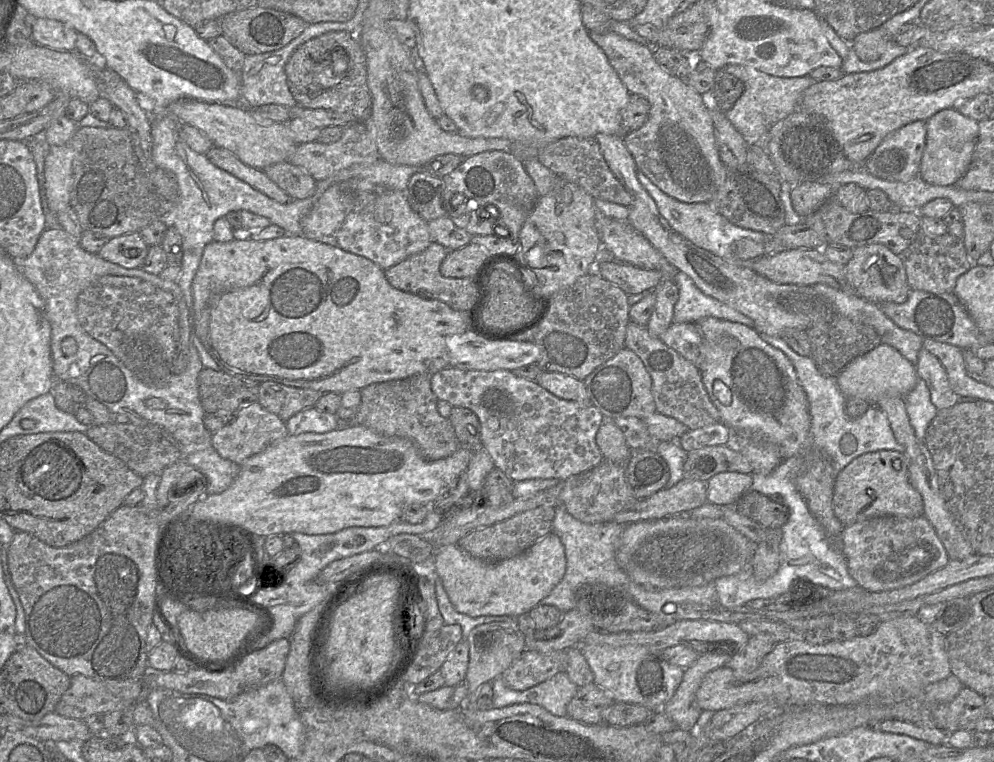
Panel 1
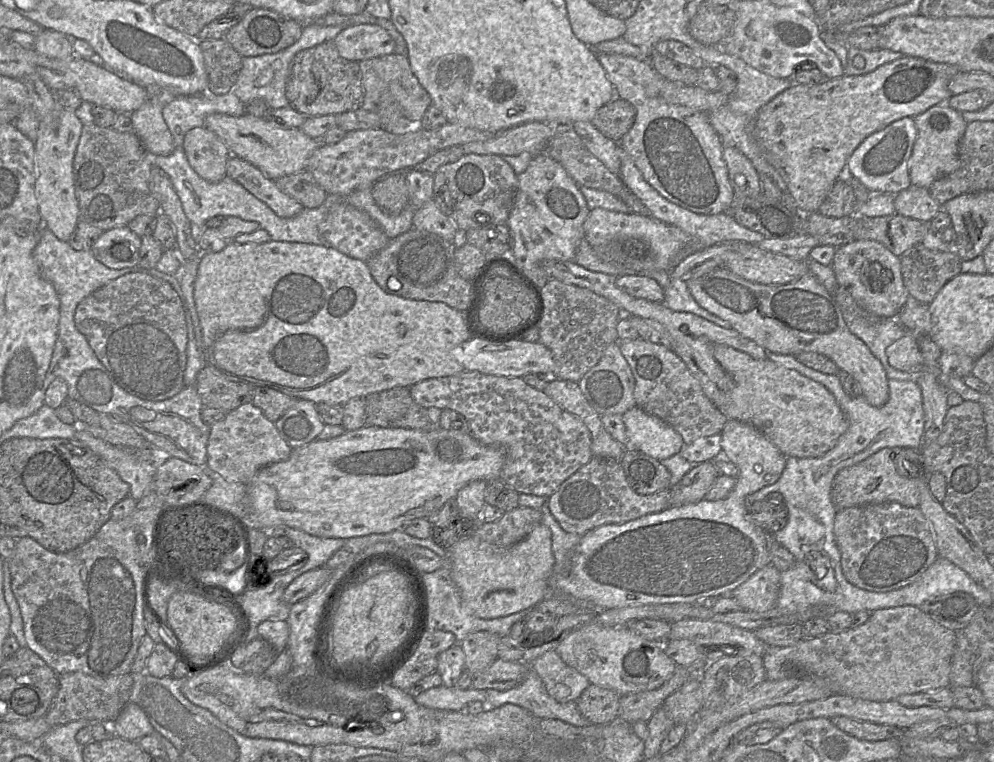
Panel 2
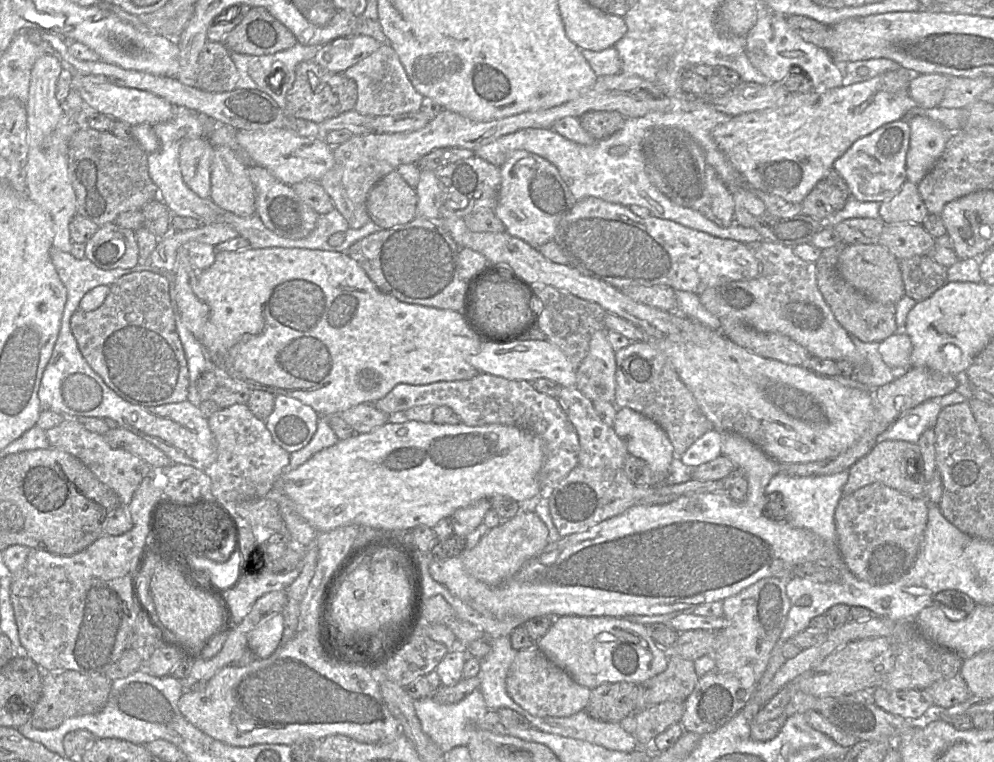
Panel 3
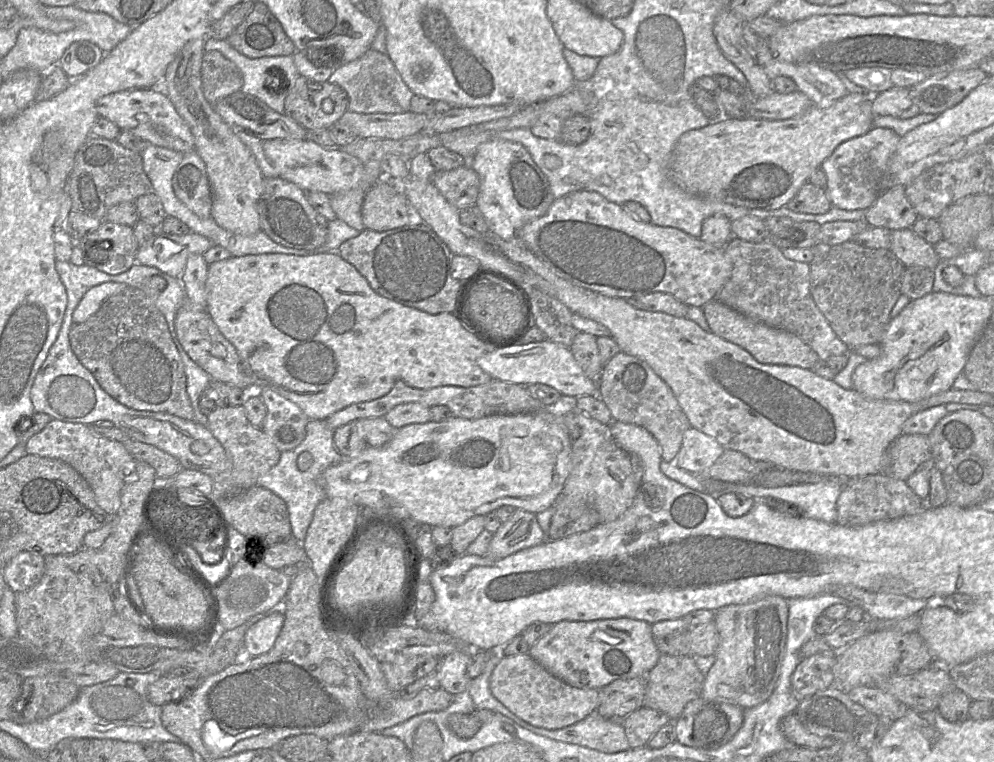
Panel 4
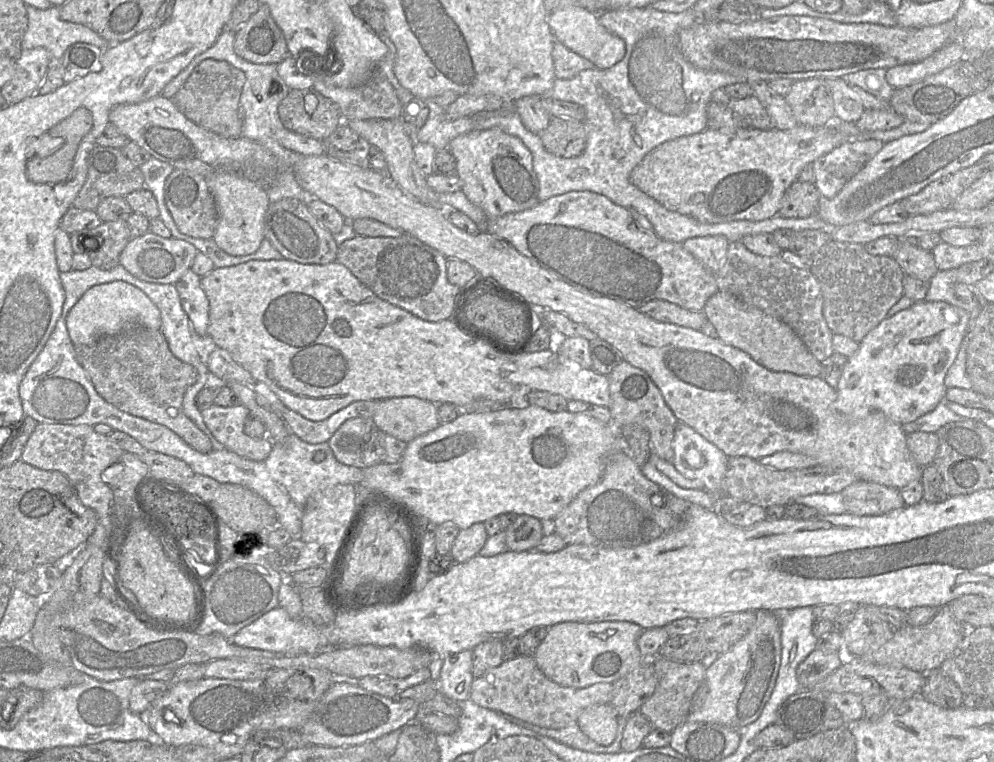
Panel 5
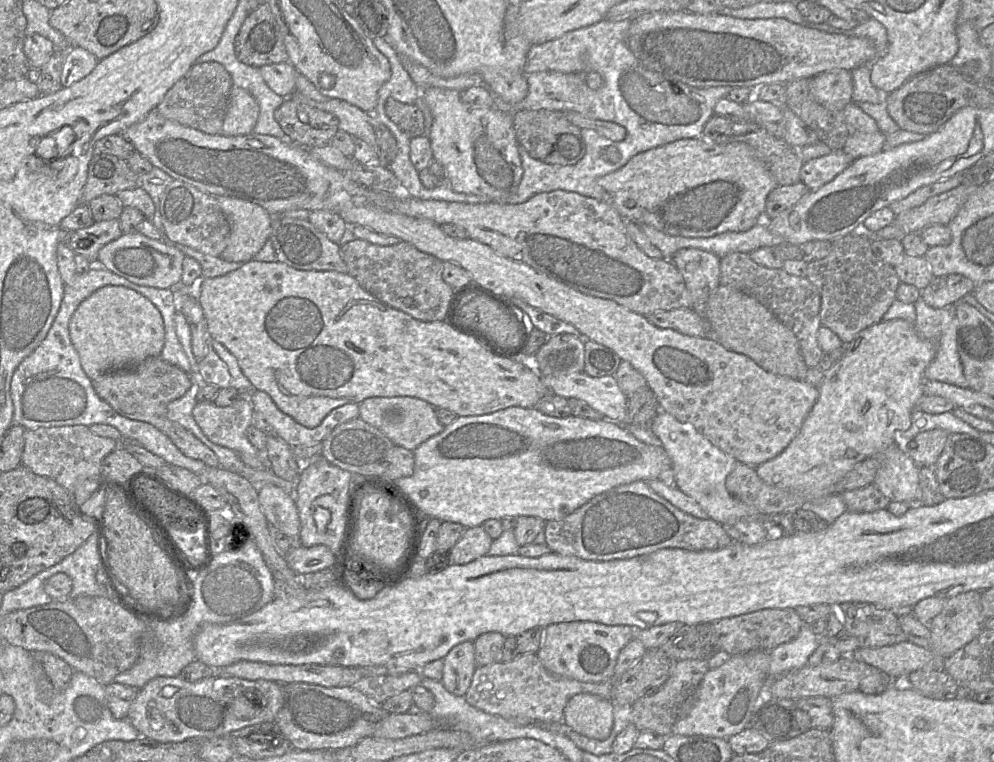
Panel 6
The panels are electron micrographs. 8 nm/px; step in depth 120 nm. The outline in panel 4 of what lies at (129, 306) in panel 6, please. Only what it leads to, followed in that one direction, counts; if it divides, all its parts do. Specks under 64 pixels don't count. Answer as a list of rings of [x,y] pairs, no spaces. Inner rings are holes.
[[[105,282],[89,289],[72,314],[73,324],[85,322],[99,310],[107,298],[122,292],[127,287],[125,283]]]

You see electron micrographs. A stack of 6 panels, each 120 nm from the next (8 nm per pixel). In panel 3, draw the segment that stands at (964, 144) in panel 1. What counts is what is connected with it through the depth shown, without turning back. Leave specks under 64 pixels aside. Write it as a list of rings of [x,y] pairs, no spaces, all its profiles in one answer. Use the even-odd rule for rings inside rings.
[[[924,116],[909,120],[911,137],[906,159],[906,178],[918,185],[941,157],[953,132]]]

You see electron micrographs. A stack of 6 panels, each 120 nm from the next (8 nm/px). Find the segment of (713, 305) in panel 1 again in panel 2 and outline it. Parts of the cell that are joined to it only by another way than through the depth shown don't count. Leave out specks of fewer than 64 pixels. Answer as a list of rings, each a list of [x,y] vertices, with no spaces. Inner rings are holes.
[[[668,271],[640,272],[655,279],[664,289],[663,304],[677,312],[688,312],[700,316],[720,327],[730,329],[730,324],[702,308],[693,298],[684,279],[671,279]]]

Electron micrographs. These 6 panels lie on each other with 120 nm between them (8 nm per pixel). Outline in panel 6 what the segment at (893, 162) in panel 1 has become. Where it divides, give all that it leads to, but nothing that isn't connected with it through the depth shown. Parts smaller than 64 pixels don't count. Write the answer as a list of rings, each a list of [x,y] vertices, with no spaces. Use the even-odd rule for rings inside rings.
[[[842,149],[833,150],[829,154],[812,158],[804,162],[800,171],[800,181],[809,190],[816,190],[833,180],[844,171],[854,159]]]

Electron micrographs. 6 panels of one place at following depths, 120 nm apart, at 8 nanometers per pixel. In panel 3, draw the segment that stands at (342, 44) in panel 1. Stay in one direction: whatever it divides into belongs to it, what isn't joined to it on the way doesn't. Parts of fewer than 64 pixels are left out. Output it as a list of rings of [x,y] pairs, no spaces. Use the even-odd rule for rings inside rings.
[[[314,60],[304,61],[296,67],[294,84],[286,96],[285,112],[288,116],[313,121],[317,124],[353,110],[357,101],[357,84],[343,73],[326,70]]]

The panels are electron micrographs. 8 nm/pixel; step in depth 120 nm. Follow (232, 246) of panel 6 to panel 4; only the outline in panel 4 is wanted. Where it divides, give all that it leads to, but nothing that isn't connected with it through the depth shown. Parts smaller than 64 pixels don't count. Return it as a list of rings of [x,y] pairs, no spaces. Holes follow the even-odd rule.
[[[208,36],[190,40],[169,64],[160,87],[179,116],[189,126],[195,149],[206,166],[212,192],[211,216],[225,230],[251,235],[260,230],[259,200],[264,176],[251,151],[239,140],[205,98],[202,90],[201,65]]]

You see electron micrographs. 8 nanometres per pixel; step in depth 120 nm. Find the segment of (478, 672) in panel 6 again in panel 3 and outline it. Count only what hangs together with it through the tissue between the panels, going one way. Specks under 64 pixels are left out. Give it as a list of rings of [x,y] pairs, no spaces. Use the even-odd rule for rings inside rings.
[[[537,647],[517,652],[506,676],[508,695],[529,714],[537,717],[566,717],[583,711],[591,690],[575,682],[562,668],[552,663]]]

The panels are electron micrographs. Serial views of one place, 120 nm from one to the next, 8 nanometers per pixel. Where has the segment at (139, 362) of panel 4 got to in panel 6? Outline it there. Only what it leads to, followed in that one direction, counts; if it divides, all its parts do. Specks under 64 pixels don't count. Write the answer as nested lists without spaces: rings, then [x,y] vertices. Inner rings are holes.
[[[154,356],[135,367],[105,373],[92,381],[92,384],[98,396],[120,415],[152,424],[167,435],[185,456],[200,460],[209,467],[219,467],[219,460],[210,448],[167,417],[168,404],[182,397],[192,385],[192,377],[184,370],[166,362],[160,356]]]

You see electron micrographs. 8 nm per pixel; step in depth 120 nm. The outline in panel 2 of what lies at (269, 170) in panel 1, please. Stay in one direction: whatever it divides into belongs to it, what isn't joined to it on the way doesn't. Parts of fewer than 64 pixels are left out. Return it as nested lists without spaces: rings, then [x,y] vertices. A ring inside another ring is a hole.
[[[302,170],[275,180],[277,187],[300,202],[305,208],[317,208],[327,198],[326,191],[315,180],[311,172]]]

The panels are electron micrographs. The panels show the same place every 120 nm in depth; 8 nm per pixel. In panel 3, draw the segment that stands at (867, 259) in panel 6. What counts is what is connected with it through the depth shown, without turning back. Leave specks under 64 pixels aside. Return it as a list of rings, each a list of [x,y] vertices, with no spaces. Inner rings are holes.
[[[846,244],[822,250],[816,265],[817,286],[825,302],[833,312],[838,323],[850,334],[862,342],[882,342],[897,332],[895,319],[896,305],[876,302],[848,284],[840,275],[837,264]]]

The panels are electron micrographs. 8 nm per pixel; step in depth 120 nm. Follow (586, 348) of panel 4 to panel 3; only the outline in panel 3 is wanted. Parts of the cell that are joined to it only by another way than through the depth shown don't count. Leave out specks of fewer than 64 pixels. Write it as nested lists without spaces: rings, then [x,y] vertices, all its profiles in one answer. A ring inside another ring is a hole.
[[[605,329],[593,333],[587,356],[576,371],[576,387],[593,401],[613,403],[616,390],[615,351]]]

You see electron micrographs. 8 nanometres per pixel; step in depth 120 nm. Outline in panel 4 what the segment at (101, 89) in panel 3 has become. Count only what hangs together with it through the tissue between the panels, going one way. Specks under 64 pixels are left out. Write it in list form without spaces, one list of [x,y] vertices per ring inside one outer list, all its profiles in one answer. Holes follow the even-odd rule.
[[[141,88],[114,92],[99,98],[96,110],[120,130],[126,130],[143,140],[159,147],[181,153],[195,149],[192,132],[186,122],[179,116],[172,102],[161,88]]]

